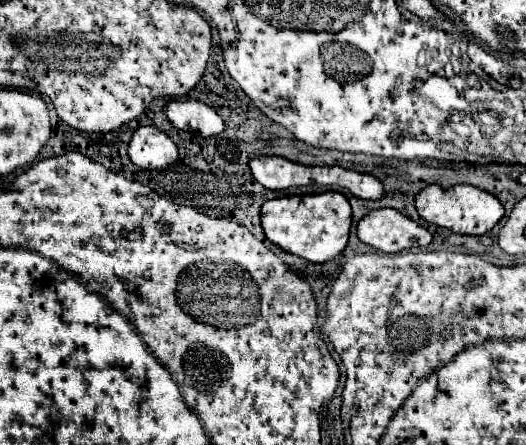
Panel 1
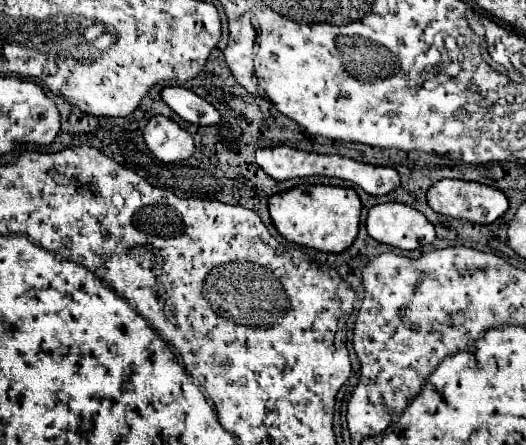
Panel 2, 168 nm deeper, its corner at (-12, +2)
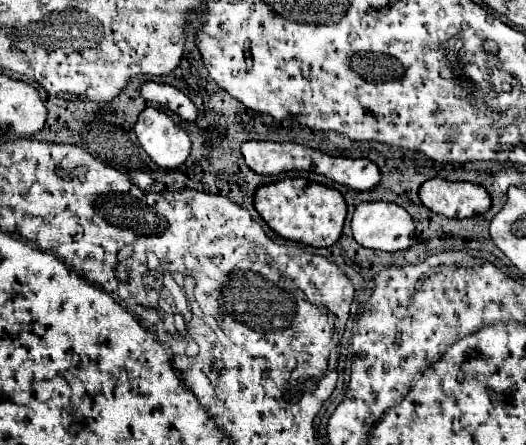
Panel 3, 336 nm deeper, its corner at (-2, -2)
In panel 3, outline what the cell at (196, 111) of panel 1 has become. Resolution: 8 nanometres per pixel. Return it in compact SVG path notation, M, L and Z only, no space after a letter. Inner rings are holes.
M144 82L140 86L140 94L144 100L148 102L156 102L162 108L178 114L184 120L196 120L198 112L196 106L192 104L192 100L188 96L184 96L178 88L170 86L170 84L158 84L158 82Z

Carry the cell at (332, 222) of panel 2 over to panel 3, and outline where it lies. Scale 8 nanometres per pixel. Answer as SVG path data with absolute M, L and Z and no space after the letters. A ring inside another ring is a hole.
M284 178L260 186L254 192L254 208L264 218L264 222L282 238L314 248L332 246L340 238L346 218L344 196L336 188L328 188L306 178Z

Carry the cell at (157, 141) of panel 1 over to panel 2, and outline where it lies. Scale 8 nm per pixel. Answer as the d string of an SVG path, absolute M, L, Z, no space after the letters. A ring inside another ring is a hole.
M154 116L144 128L144 142L160 162L186 160L194 154L194 142L186 130L166 116Z

